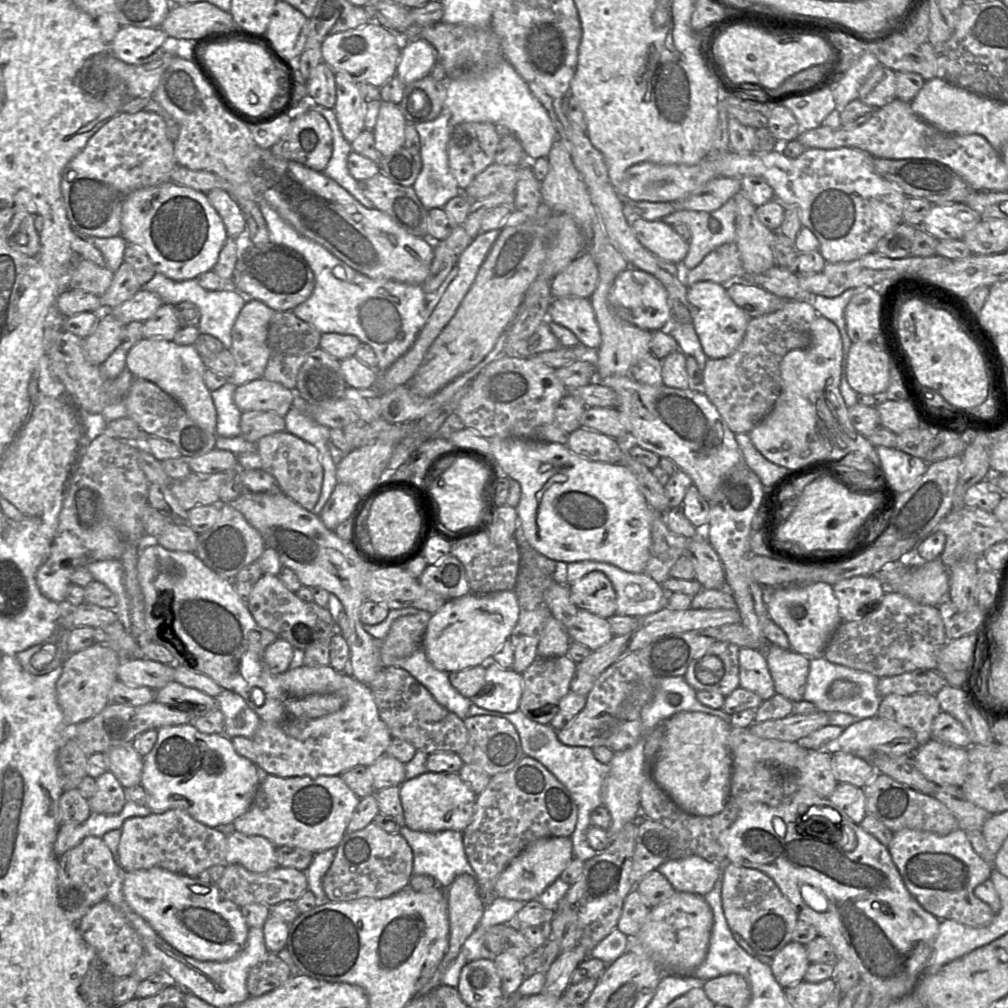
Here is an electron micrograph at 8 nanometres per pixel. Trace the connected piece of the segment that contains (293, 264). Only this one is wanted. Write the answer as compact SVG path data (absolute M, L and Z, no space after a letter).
M269 242L241 249L231 283L245 297L259 300L274 311L292 311L311 295L315 278L308 262L299 252Z

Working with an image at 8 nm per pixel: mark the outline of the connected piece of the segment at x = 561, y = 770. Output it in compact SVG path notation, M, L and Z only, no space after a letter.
M472 703L467 715L502 717L508 719L514 725L520 737L523 753L544 765L568 789L577 805L577 823L570 836L573 856L583 862L595 856L596 852L587 842L587 831L591 826L590 817L592 812L603 805L603 785L609 773L608 764L600 763L589 747L564 745L559 741L557 731L550 724L537 723L528 718L520 709L513 713L502 713L480 708Z

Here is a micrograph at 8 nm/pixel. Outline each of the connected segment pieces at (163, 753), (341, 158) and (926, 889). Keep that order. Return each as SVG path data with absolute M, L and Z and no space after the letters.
M192 724L164 726L158 729L153 749L143 758L141 785L147 793L147 806L153 813L172 809L186 811L209 827L233 823L248 811L260 785L258 766L235 750L232 739L224 734L206 734Z
M307 103L307 105L300 110L310 109L315 110L324 116L332 131L333 151L323 173L346 189L364 207L374 209L374 204L361 192L359 181L349 173L347 161L352 148L340 130L334 109L327 109L316 104Z
M902 829L894 832L888 850L908 891L940 921L949 919L970 927L985 927L992 922L995 913L976 897L974 890L990 878L994 867L975 852L966 831L956 829L941 836L928 831Z

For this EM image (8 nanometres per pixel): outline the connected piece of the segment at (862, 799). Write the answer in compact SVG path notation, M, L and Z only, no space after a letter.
M840 782L828 798L857 825L861 824L867 814L866 797L861 787Z

